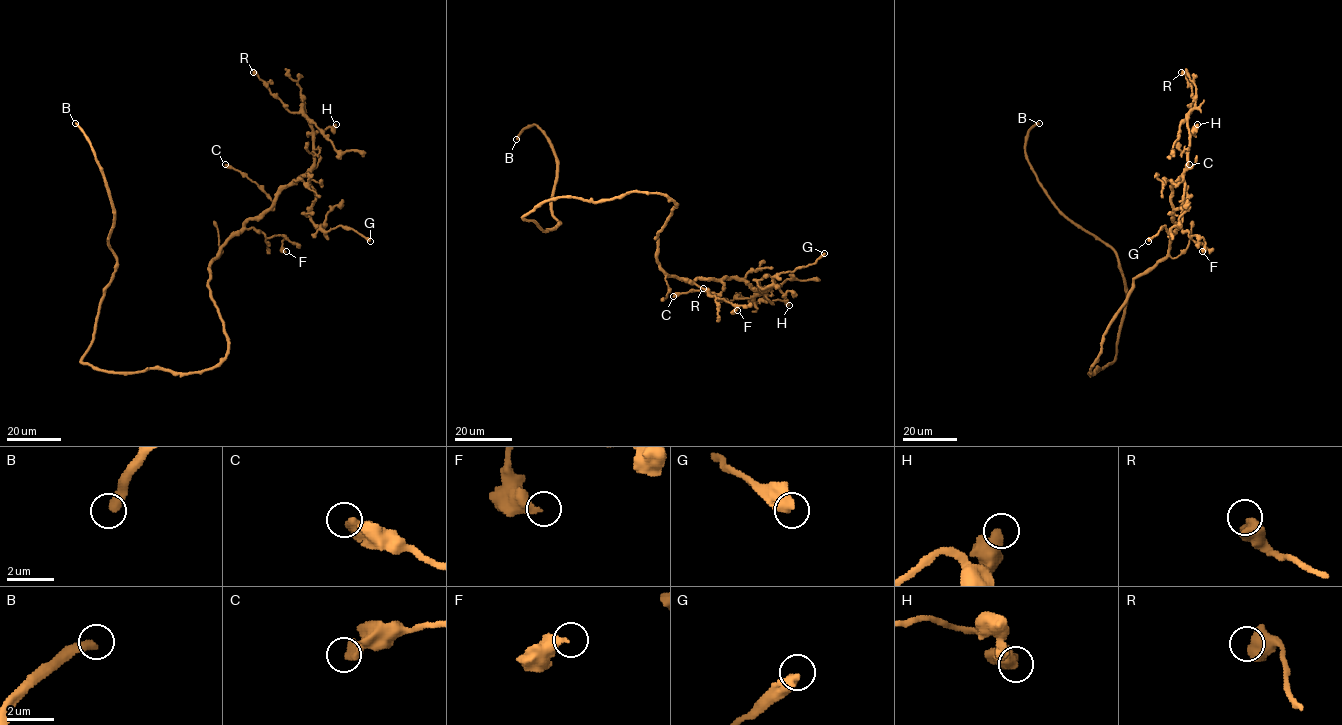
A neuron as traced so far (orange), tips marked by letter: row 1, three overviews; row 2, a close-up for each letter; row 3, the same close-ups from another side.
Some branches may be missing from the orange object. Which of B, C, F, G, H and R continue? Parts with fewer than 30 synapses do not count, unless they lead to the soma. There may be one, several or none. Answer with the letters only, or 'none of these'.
B

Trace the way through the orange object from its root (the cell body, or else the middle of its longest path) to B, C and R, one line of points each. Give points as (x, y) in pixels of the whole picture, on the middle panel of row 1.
B: (644, 192), (544, 200), (523, 217), (543, 230), (560, 223), (551, 209), (556, 156), (536, 125), (516, 139)
C: (644, 192), (676, 204), (655, 237), (659, 266), (691, 283), (723, 283), (719, 293), (673, 296)
R: (644, 192), (676, 204), (655, 237), (667, 274), (691, 283), (738, 278), (765, 296), (726, 301), (703, 288)

